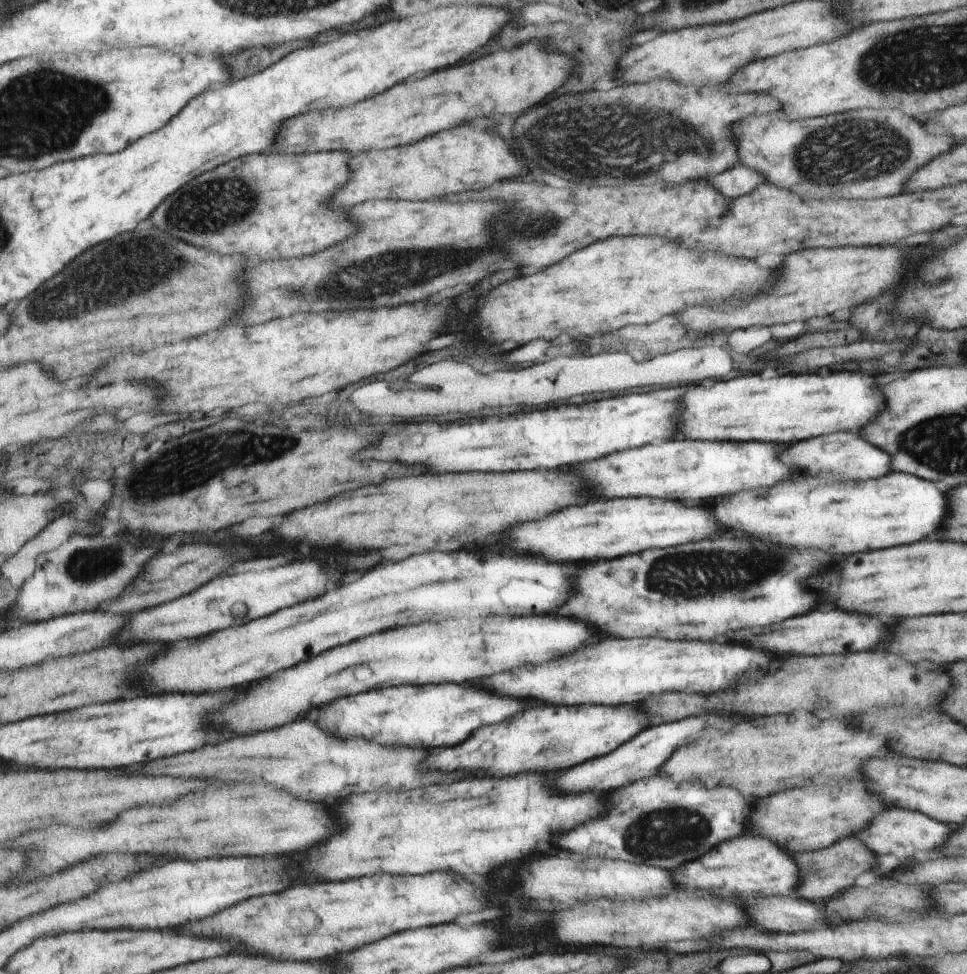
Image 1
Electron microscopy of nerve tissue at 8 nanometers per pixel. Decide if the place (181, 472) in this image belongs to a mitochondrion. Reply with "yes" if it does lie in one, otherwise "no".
yes

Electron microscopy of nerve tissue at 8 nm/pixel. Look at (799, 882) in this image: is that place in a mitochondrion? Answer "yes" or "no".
no

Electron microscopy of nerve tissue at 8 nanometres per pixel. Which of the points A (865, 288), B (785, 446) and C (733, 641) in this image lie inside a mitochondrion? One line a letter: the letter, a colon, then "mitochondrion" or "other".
A: other
B: other
C: other

